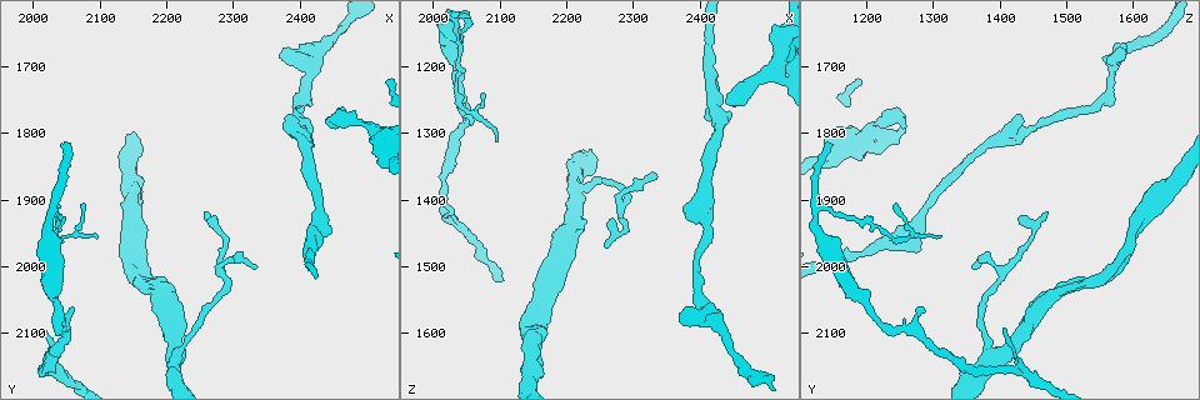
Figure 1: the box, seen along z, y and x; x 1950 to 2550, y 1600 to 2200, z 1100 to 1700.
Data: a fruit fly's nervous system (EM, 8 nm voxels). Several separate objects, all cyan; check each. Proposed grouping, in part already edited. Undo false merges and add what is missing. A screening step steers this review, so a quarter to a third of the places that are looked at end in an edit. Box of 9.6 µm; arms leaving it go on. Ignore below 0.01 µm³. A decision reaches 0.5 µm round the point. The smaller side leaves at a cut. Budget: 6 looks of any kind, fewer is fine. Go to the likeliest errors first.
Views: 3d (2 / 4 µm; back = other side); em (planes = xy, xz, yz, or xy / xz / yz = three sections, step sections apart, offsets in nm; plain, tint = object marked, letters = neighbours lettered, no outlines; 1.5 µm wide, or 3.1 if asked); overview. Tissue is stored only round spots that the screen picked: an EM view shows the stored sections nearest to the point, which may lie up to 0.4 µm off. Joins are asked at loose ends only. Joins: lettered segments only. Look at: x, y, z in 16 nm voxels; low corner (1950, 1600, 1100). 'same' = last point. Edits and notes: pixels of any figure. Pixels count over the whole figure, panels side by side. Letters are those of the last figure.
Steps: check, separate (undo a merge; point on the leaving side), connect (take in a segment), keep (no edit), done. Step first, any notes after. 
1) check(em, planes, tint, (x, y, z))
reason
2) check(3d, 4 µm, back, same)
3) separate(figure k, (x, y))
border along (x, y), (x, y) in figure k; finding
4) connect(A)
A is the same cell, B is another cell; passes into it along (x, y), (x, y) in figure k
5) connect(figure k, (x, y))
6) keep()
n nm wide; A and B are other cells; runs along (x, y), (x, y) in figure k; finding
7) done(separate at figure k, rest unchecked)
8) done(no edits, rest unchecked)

check(em, yz, step 8, letters, (2045, 1820, 1145))
an open end

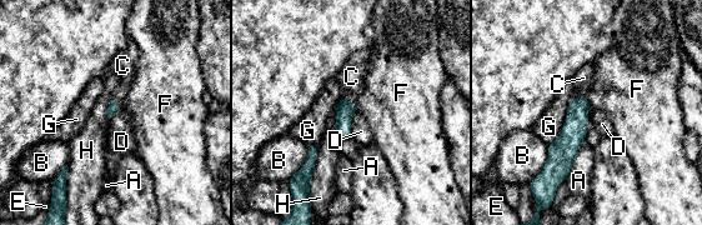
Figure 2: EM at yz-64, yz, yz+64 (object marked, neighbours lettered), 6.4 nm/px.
check(em, planes, letters, same)
cut it another way

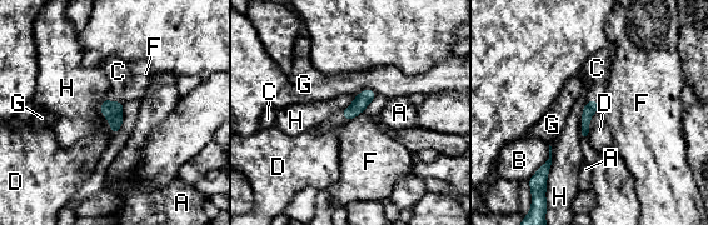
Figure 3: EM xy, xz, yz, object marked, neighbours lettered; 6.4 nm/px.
connect(C)
80 nm wide; C is the same cell, A, B, D, F, G and H are other cells; passes into it along (113, 111), (114, 101), (118, 71) in figure 3; it goes on there

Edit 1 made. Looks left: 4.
check(em, xz, step 8, tint, (2145, 1940, 1605))
three arms meet

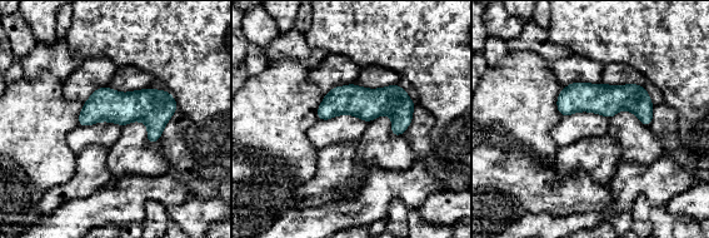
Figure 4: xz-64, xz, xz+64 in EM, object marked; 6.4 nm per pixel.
check(em, yz, step 4, letters, same)

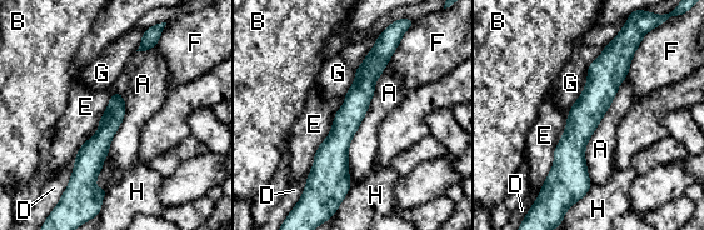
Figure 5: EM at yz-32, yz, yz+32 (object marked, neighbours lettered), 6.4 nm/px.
keep()
170 nm wide; A, B, D, E, F, G and H are other cells; border along (390, 56), (349, 144), (350, 181) in figure 5; continuous, no second neuron

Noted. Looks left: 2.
done(connect at figure 3, rest unchecked)

